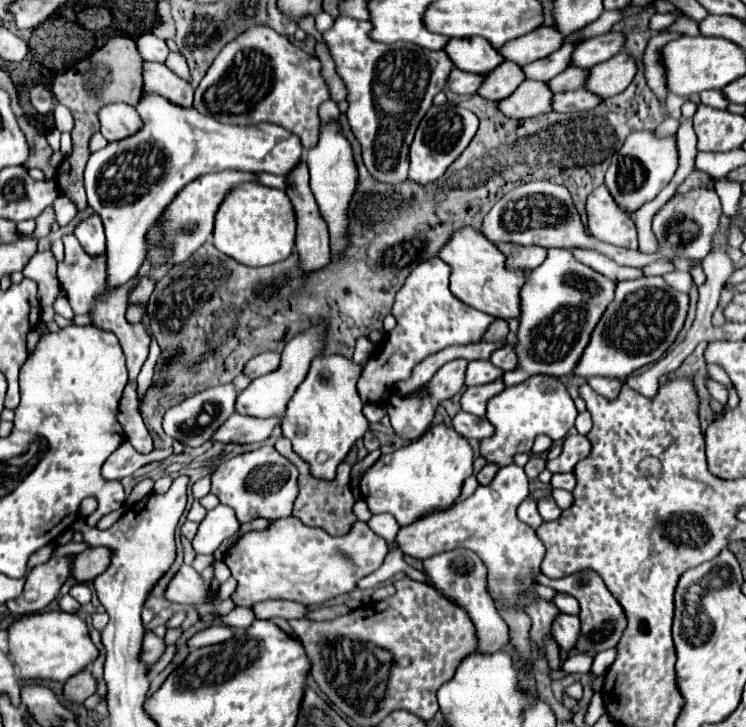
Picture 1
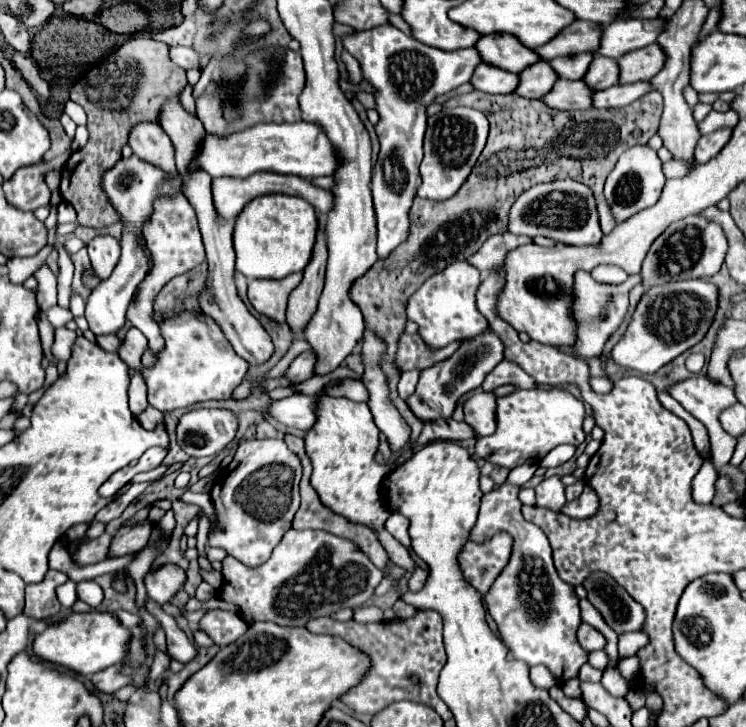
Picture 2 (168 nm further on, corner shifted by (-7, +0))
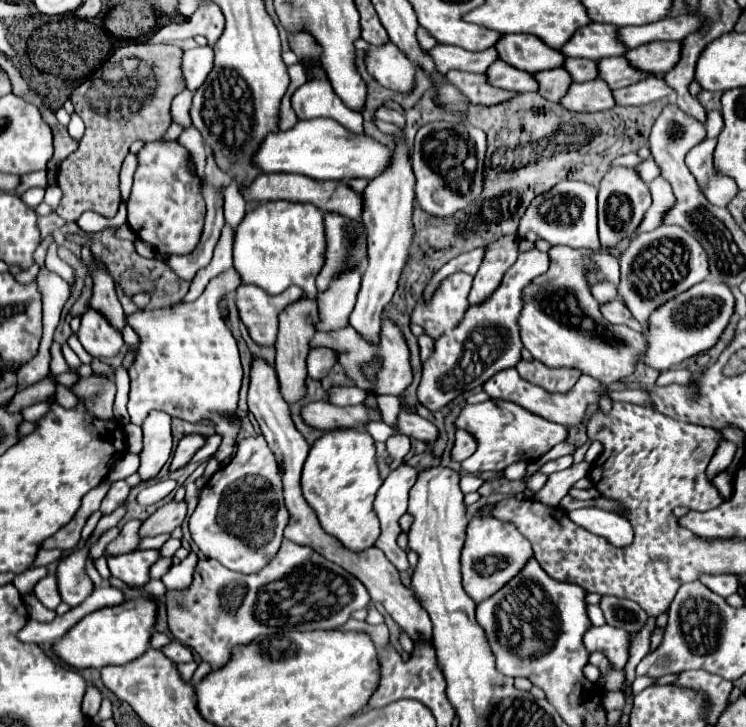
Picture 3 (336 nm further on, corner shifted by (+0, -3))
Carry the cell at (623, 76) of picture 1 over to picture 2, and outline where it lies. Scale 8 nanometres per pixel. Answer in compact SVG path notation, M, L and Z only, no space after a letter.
M657 44L633 50L619 60L619 84L649 82L665 64L663 50Z

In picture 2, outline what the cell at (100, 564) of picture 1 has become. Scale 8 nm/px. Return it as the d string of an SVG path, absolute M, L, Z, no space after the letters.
M145 520L143 524L137 524L131 528L127 526L121 528L111 540L107 558L121 558L121 556L129 556L143 550L147 544L147 536L151 536L151 528L153 528L151 520Z

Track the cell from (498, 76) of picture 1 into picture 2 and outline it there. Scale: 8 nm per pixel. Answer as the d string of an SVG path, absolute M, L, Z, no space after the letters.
M535 62L523 72L519 72L519 84L515 88L515 94L523 98L537 98L551 88L551 84L557 80L555 70L547 62Z

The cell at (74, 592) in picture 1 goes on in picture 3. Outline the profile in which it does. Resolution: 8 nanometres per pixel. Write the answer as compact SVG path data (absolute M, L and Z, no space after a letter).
M90 547L74 549L70 555L62 557L56 567L56 581L58 581L60 597L70 607L80 605L94 591L92 581L86 575L88 549Z

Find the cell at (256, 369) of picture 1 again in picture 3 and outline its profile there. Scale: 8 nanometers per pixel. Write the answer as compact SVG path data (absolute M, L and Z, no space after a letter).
M314 347L308 355L308 377L324 379L328 371L336 365L338 353L328 347Z

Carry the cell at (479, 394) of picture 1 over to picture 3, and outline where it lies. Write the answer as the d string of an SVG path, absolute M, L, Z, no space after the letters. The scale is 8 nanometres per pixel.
M456 431L454 447L450 449L450 459L460 463L460 461L468 459L468 455L472 455L474 451L476 451L476 443L474 443L472 435L468 435L466 431Z

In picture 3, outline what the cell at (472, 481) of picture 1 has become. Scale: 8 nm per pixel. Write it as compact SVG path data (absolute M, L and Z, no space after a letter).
M467 474L460 479L460 489L464 494L476 492L484 483L480 477L472 474Z

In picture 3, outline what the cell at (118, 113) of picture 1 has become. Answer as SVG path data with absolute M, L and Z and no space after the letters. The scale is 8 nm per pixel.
M146 143L138 153L138 169L128 199L128 225L136 237L154 245L160 253L192 253L200 241L206 217L202 179L192 173L192 159L180 143Z

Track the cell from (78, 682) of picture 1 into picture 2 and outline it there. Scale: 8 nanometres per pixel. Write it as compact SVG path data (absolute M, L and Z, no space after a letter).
M115 664L115 666L111 666L111 668L105 668L103 672L93 674L93 676L91 676L93 686L95 686L99 692L111 694L111 692L123 688L125 684L129 684L129 678L127 678L127 676L123 678L123 676L119 674L119 668L121 668L121 666Z

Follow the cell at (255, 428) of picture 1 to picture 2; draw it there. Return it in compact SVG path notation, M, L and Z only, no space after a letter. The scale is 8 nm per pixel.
M293 394L289 398L281 400L271 400L269 404L269 416L277 420L279 424L287 428L297 428L297 430L307 430L315 424L315 398L313 396L303 396L303 394Z

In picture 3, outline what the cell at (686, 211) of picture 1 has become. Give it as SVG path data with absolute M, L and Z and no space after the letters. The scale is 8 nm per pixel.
M660 225L654 231L636 235L620 255L620 283L618 295L642 325L642 331L648 329L650 315L662 307L666 301L688 291L692 285L708 277L708 257L704 249L692 235L682 227Z

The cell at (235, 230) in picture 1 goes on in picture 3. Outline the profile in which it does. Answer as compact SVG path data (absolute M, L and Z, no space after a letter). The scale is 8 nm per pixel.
M268 201L252 207L236 229L234 239L234 267L242 283L262 287L268 295L278 295L290 285L298 285L316 301L316 275L324 265L326 235L324 213L310 203Z

